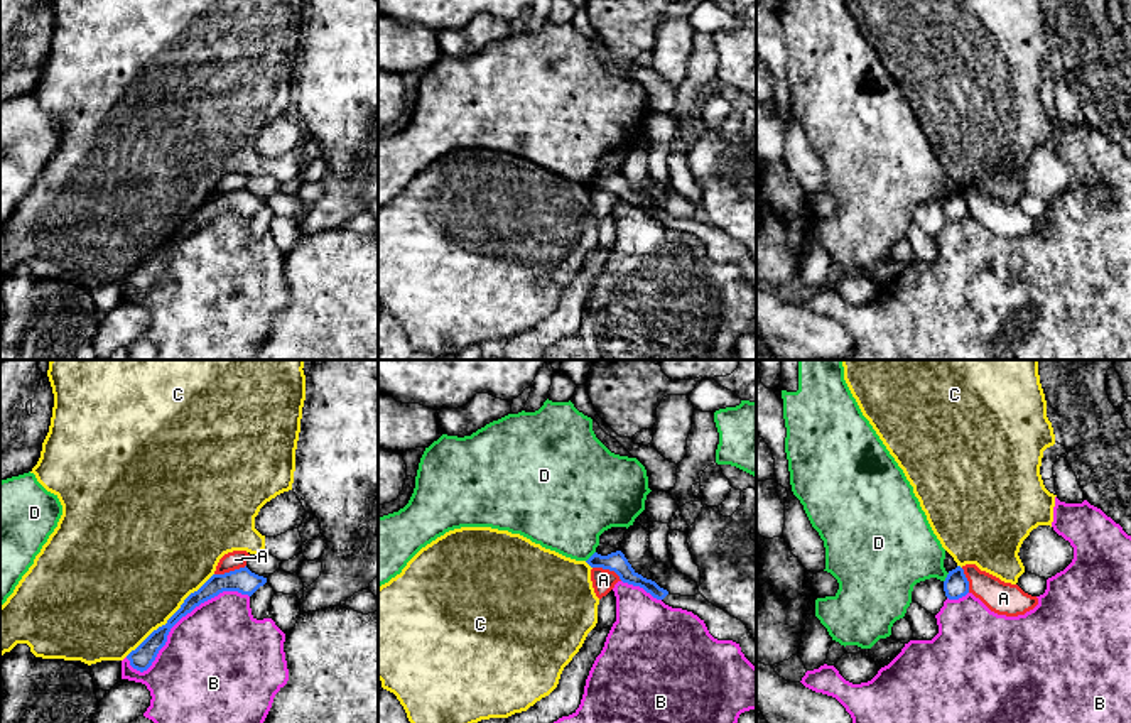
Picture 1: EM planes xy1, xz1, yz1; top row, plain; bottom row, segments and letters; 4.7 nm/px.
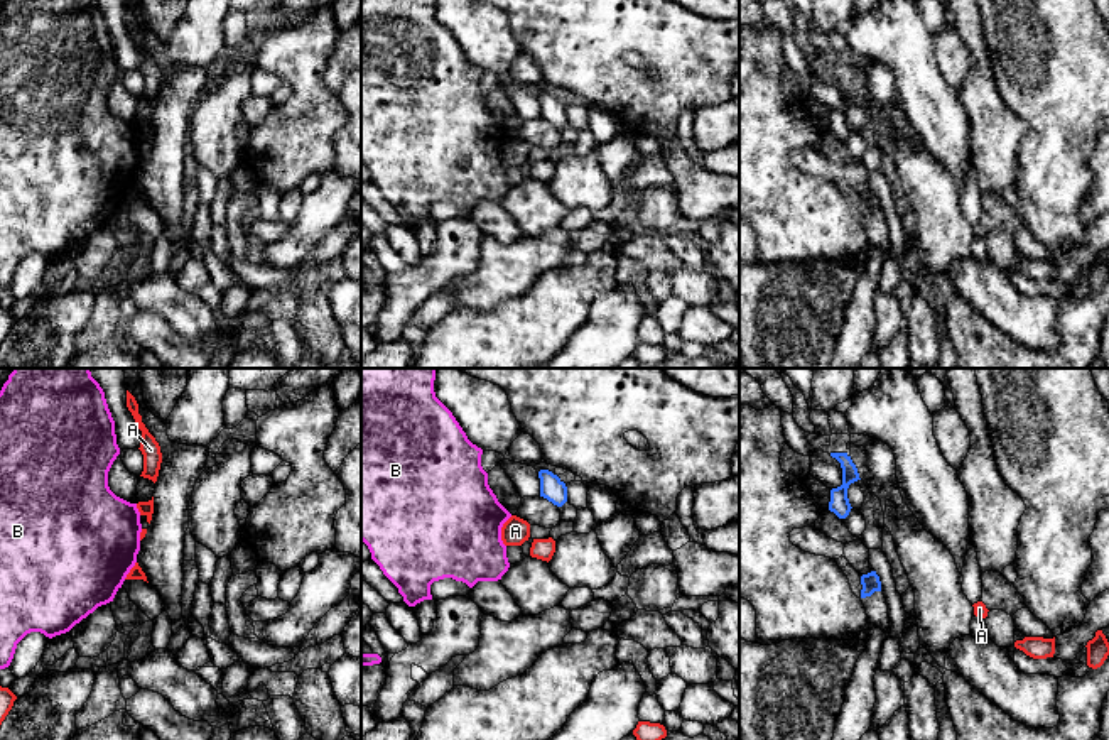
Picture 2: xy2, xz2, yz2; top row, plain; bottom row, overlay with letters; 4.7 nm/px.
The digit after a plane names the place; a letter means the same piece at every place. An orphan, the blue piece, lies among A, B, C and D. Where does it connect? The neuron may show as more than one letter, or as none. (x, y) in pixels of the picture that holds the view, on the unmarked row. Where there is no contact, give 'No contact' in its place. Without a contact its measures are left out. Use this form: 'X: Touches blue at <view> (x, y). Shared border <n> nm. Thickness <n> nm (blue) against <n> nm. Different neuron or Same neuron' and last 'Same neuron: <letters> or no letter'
A: Touches blue at xy1 (230, 193). Shared border 160 nm. Thickness 120 nm (blue) against 90 nm. Different neuron
B: Touches blue at xy1 (181, 239). Shared border 650 nm. Thickness 100 nm (blue) against 500 nm. Different neuron
C: Touches blue at xy1 (171, 239). Shared border 600 nm. Thickness 110 nm (blue) against 500 nm. Different neuron
D: Touches blue at xz1 (591, 178). Shared border 70 nm. Thickness 90 nm (blue) against 400 nm. Different neuron
Same neuron: no letter

